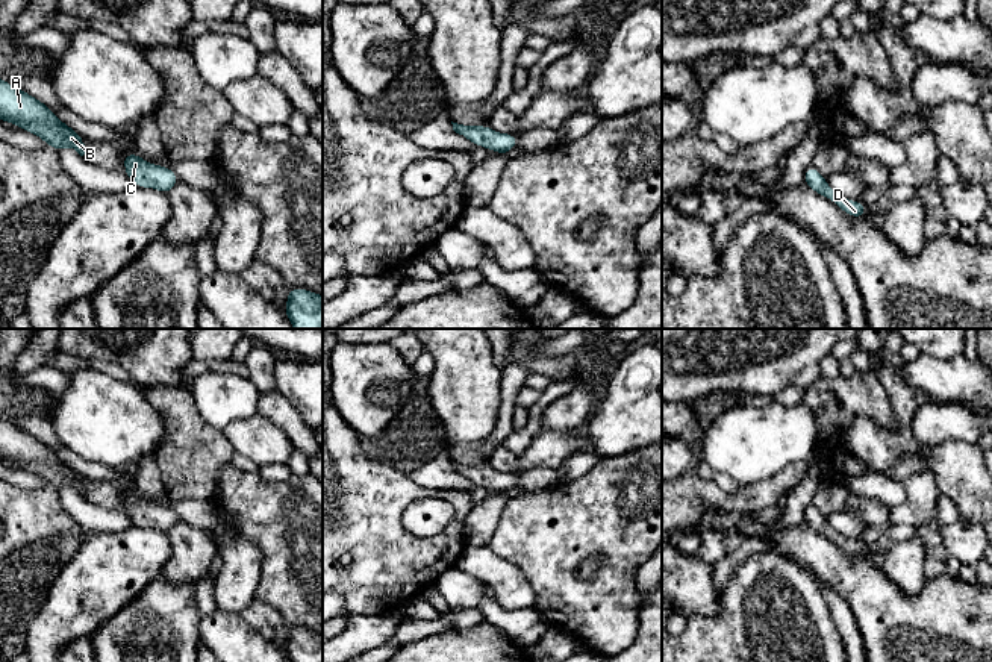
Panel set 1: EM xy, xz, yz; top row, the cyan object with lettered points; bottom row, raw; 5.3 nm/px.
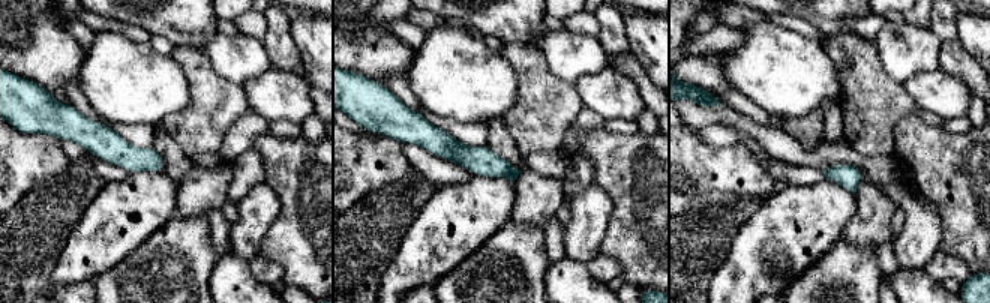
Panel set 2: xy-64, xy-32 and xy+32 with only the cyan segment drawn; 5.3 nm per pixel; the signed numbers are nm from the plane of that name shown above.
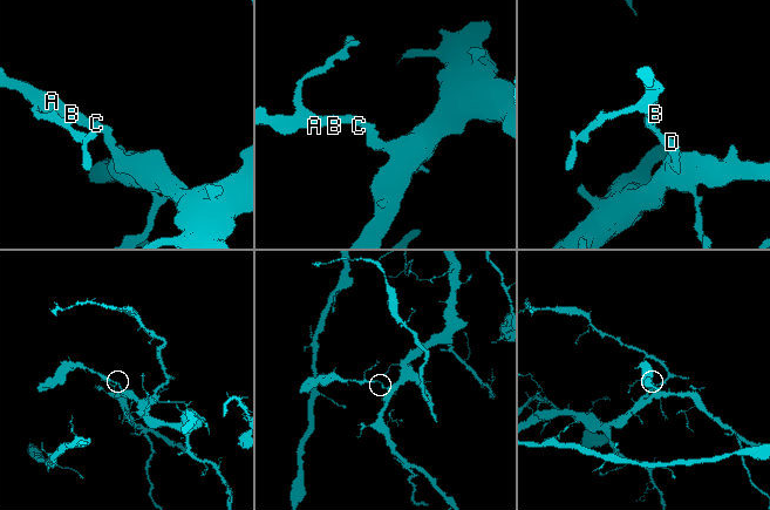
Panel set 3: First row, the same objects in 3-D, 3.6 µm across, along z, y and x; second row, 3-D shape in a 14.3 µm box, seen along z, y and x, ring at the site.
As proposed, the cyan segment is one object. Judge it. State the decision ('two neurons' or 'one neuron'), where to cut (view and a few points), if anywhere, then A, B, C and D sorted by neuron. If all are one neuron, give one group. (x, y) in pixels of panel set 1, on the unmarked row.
one neuron; no cut; A B C D

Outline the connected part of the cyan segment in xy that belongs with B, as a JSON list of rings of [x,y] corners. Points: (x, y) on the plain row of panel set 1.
[[[2,418],[0,459],[39,476],[55,489],[73,486],[80,495],[86,491],[83,476],[62,462],[48,445]]]

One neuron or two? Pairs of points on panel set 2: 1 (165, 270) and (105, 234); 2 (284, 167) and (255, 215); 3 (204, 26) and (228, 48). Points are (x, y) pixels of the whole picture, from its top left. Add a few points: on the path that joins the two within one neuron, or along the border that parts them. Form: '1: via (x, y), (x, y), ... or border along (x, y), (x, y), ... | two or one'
1: border along (159, 227), (117, 264), (104, 270) | two
2: border along (263, 182), (279, 201), (270, 224) | two
3: border along (218, 32), (201, 48) | two

